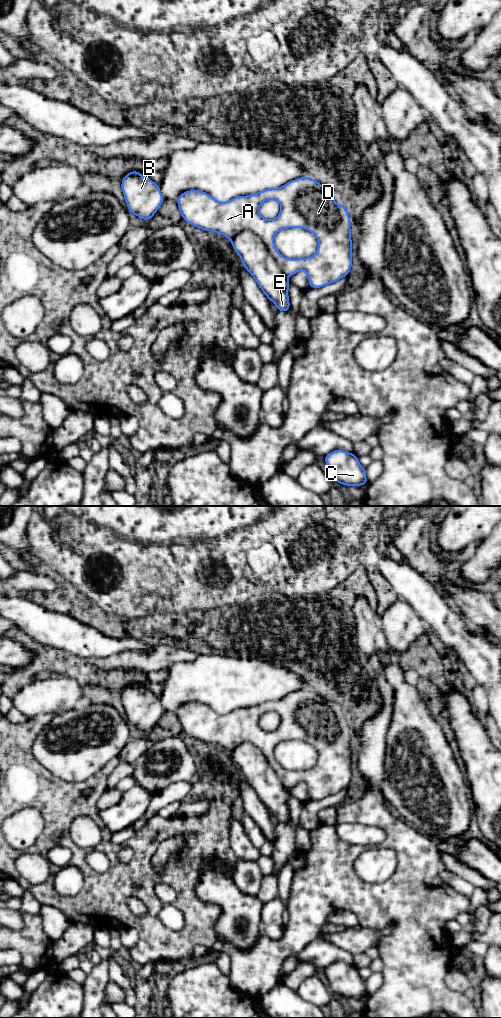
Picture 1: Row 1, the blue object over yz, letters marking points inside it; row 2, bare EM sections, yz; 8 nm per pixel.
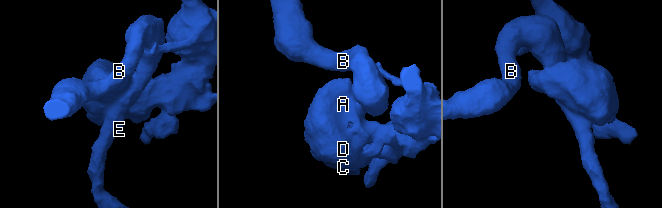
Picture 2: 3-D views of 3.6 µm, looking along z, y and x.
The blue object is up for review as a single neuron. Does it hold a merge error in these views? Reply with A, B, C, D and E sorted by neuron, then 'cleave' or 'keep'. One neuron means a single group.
A B C D E; keep

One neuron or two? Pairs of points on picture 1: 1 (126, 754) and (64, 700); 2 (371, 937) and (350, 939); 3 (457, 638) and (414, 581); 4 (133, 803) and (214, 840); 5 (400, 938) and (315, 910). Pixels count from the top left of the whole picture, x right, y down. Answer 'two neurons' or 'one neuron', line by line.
1: two neurons
2: one neuron
3: one neuron
4: two neurons
5: one neuron

